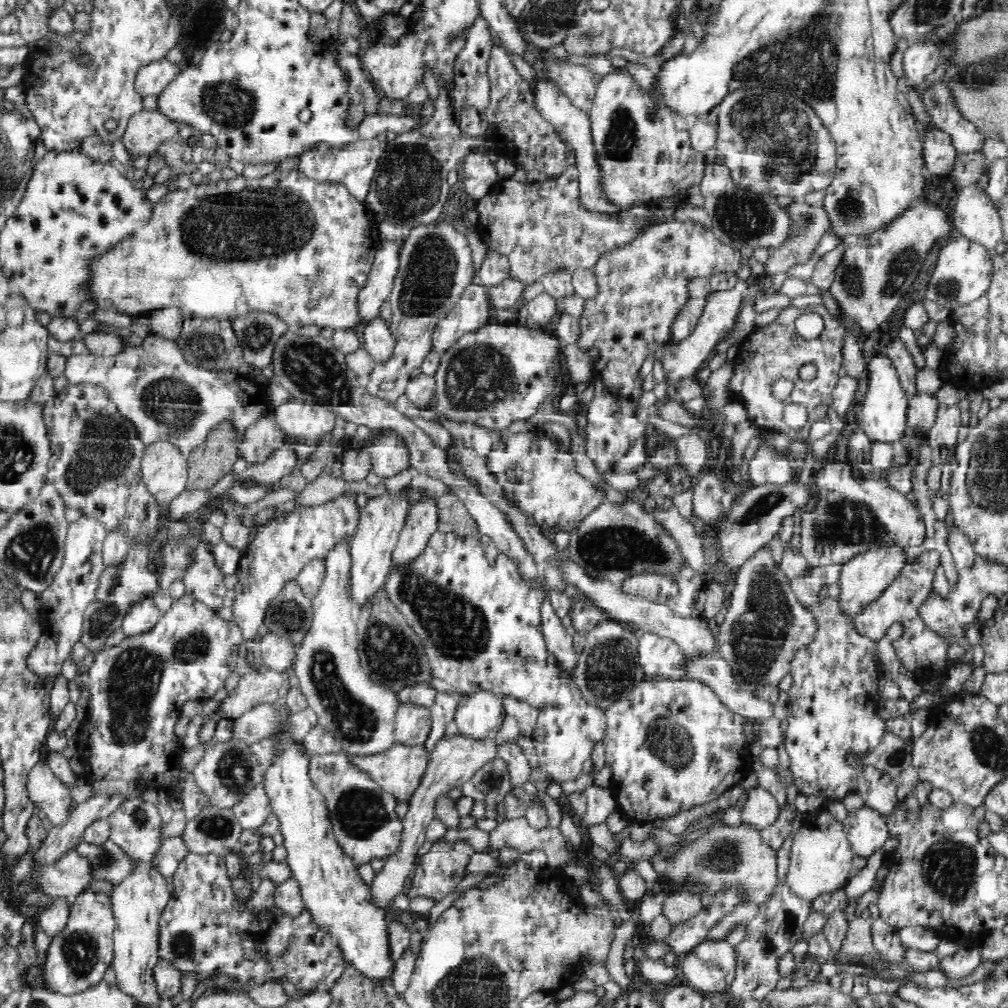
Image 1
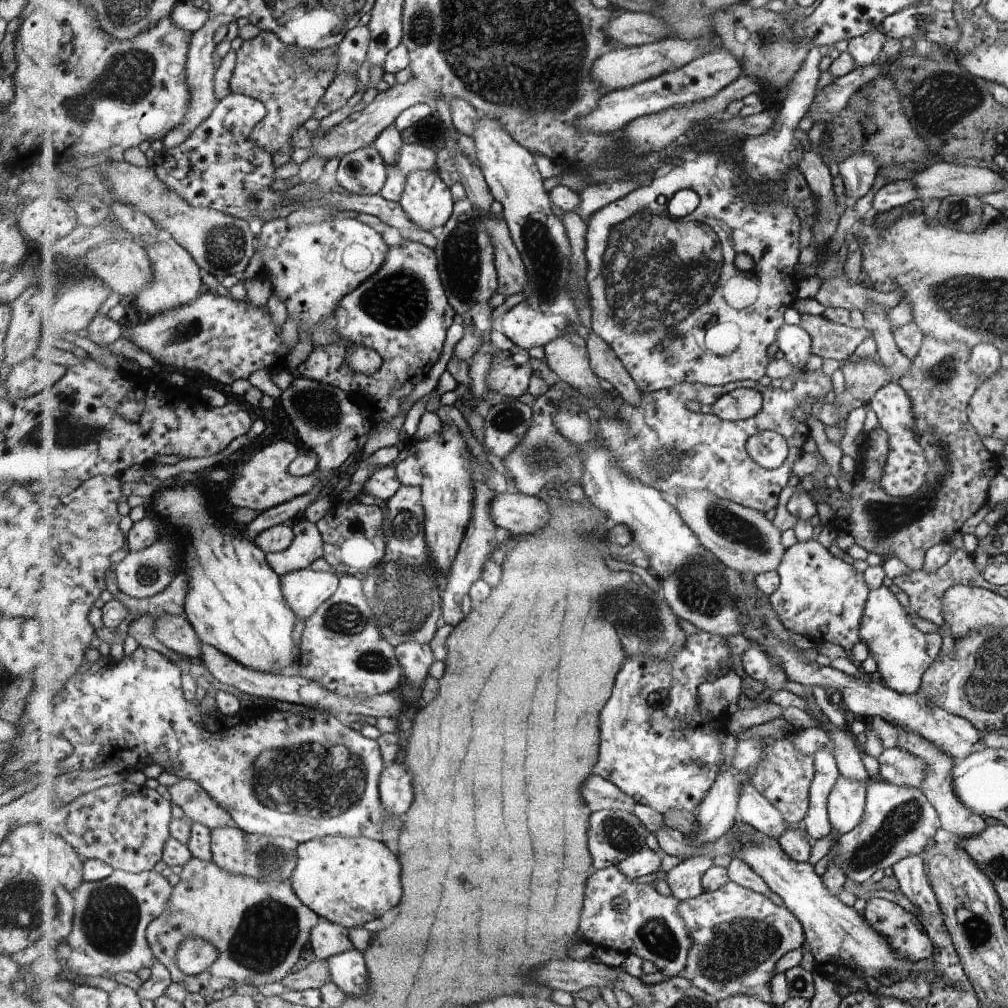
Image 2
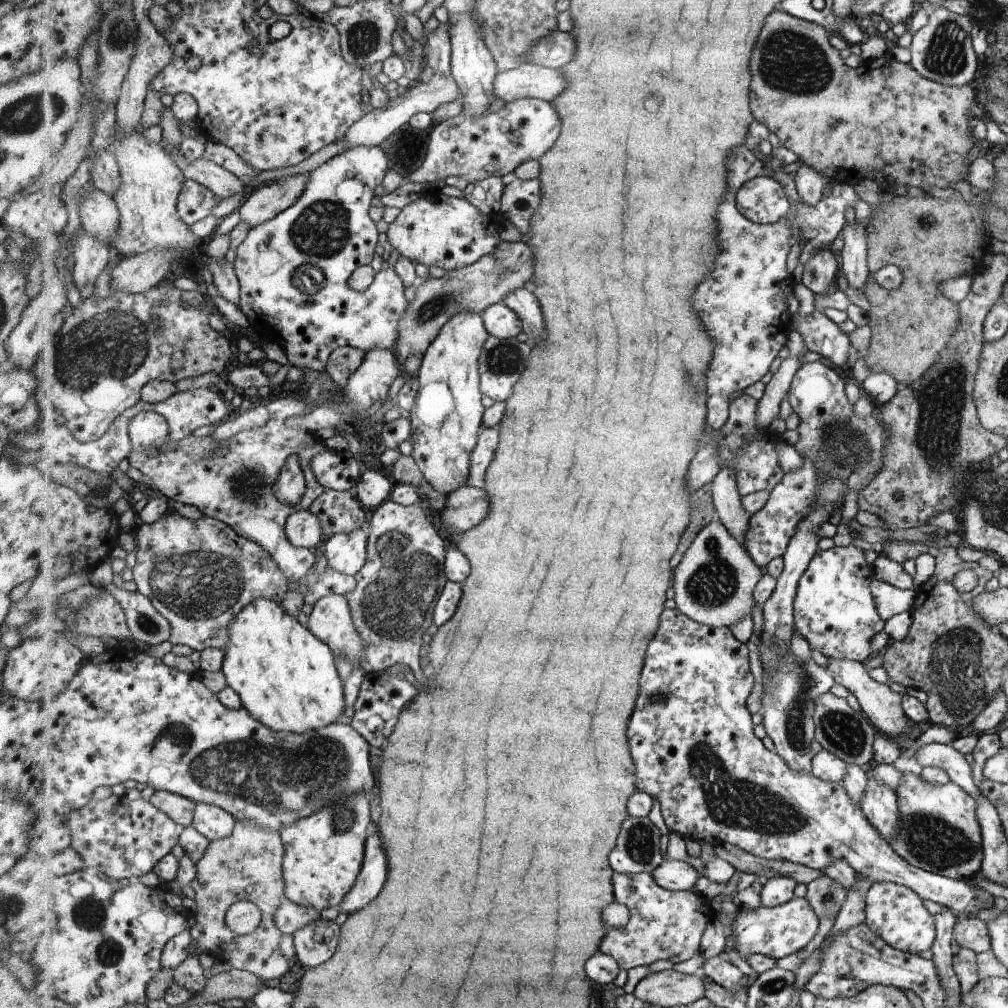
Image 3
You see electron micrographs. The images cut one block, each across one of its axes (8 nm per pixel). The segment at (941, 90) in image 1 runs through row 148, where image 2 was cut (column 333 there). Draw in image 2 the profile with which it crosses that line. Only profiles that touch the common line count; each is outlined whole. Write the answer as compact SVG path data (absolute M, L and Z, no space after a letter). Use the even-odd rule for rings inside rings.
M352 948L344 953L333 955L327 962L333 982L344 993L361 996L369 990L369 970L361 950Z

